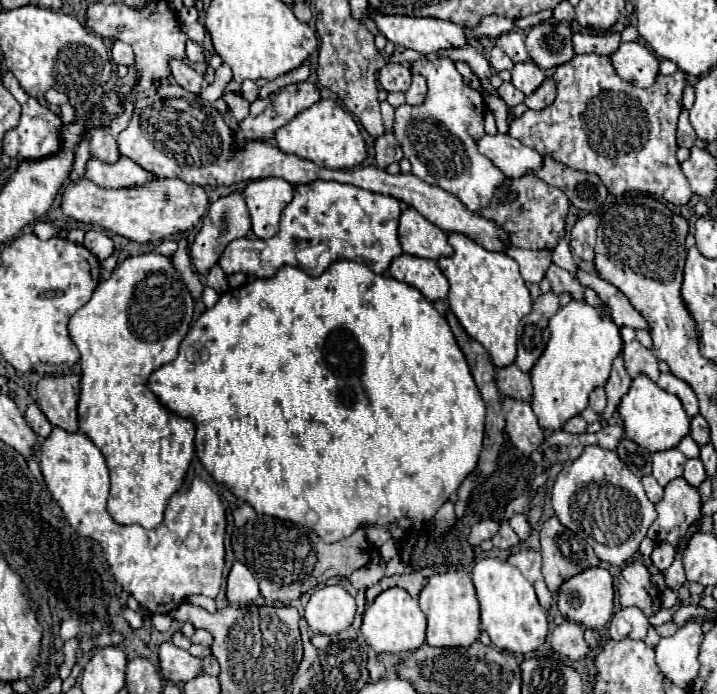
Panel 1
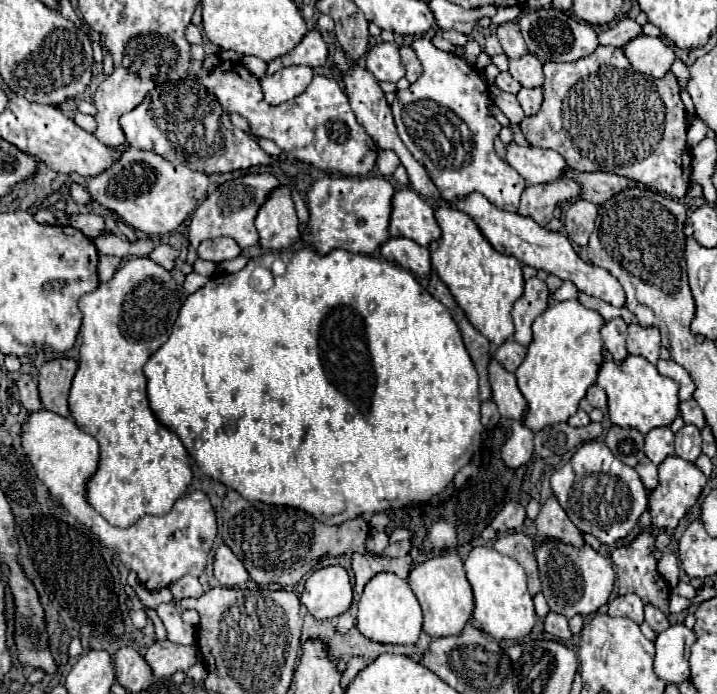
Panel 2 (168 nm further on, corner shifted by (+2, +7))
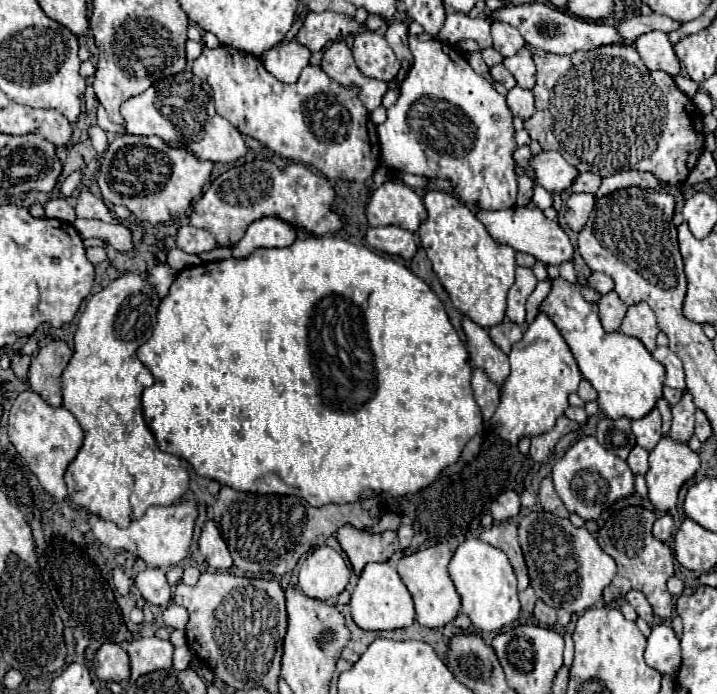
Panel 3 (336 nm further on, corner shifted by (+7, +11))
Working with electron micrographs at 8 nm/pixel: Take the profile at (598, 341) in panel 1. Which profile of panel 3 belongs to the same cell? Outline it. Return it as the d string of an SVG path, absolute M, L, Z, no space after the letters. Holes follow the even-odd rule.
M540 312L536 316L536 320L528 324L528 328L524 332L524 338L518 344L514 344L512 352L508 354L508 358L510 358L510 370L512 372L510 372L508 380L502 386L500 406L498 406L496 414L492 416L490 424L494 426L494 430L504 440L508 440L510 444L516 444L520 436L538 436L538 434L548 432L554 426L554 422L568 408L568 396L578 390L582 374L580 374L580 368L578 368L578 364L576 364L566 340L562 338L560 330L554 326L554 322L550 320L550 316L546 312Z

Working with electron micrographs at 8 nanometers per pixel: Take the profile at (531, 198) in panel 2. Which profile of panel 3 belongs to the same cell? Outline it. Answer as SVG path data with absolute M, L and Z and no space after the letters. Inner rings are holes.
M580 172L568 190L570 192L592 192L594 194L598 190L598 184L600 184L600 176L594 176L592 172Z

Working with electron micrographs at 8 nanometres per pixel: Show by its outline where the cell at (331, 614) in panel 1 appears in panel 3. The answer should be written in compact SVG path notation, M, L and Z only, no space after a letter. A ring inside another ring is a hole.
M330 546L316 548L300 568L298 588L316 600L334 600L348 584L350 570L344 558Z

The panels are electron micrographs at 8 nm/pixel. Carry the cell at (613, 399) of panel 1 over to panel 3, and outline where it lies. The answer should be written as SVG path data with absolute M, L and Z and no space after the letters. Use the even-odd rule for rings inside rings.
M610 292L610 294L602 296L598 306L600 306L600 322L602 322L604 330L610 332L610 334L618 332L628 306L622 304L622 300L618 300L616 292Z

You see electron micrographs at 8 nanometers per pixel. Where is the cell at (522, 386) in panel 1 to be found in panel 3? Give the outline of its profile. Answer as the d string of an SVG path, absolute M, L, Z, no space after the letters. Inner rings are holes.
M502 322L502 324L494 326L494 328L490 328L488 334L490 334L492 342L494 342L504 354L510 354L512 346L514 346L518 340L522 340L522 326L510 324L510 322Z

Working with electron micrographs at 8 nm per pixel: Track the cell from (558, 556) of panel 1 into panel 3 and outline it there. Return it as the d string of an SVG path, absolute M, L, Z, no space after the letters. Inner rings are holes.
M546 476L546 478L542 480L542 484L540 484L538 504L542 506L544 512L552 512L552 514L556 514L556 516L560 516L560 518L568 518L568 516L570 516L570 514L566 512L564 504L562 504L562 500L558 500L558 494L556 494L556 490L554 490L554 486L552 486L552 478L550 478L550 476Z

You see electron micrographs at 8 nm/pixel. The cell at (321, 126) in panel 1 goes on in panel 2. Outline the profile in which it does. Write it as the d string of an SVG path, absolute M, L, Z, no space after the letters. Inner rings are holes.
M221 60L207 76L201 78L201 82L217 96L225 112L235 112L249 122L255 138L273 140L283 152L291 154L299 162L307 162L325 172L337 172L341 176L365 176L375 166L379 148L355 120L343 88L333 78L313 76L301 96L279 106L265 102L259 80L245 68L243 62Z

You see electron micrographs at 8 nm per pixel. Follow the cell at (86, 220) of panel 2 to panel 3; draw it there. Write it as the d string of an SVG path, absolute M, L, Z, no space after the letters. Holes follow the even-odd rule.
M54 198L50 202L44 204L46 216L48 218L58 218L62 222L74 222L76 220L76 210L70 206L70 202L66 198Z

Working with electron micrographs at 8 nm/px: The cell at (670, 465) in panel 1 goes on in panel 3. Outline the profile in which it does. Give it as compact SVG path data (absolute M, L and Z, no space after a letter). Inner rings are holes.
M654 408L648 416L640 420L632 420L632 432L636 436L636 444L642 446L646 452L652 452L654 446L660 442L662 434L662 418L658 408Z

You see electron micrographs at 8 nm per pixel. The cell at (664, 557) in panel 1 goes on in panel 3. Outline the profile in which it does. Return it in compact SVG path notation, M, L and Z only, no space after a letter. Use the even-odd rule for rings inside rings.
M664 514L664 516L660 516L660 518L654 522L652 534L654 534L654 538L666 542L666 540L672 536L672 530L674 530L674 520L672 520L670 514Z

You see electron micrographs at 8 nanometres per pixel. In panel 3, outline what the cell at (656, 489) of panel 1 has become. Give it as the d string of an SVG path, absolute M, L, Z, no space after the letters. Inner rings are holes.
M638 446L632 448L632 452L630 452L630 456L628 456L626 462L628 462L630 470L634 474L640 474L640 476L644 476L648 472L648 468L650 468L650 464L648 464L648 452L644 448L638 448Z

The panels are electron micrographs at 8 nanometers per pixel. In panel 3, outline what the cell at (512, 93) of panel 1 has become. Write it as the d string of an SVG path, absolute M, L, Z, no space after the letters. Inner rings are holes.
M498 64L498 66L494 66L492 70L490 70L490 74L492 74L492 78L494 80L498 80L506 90L510 90L510 88L514 88L516 86L516 80L514 80L514 76L504 68L504 64Z

